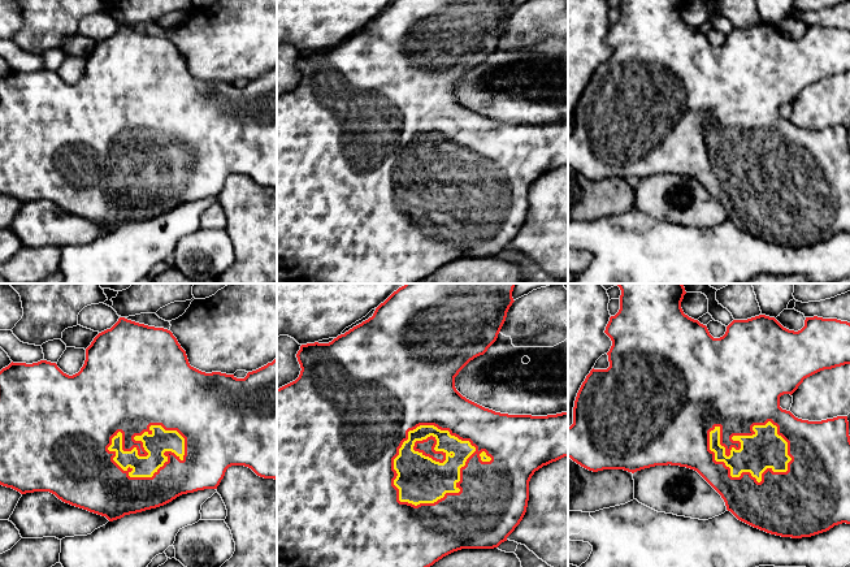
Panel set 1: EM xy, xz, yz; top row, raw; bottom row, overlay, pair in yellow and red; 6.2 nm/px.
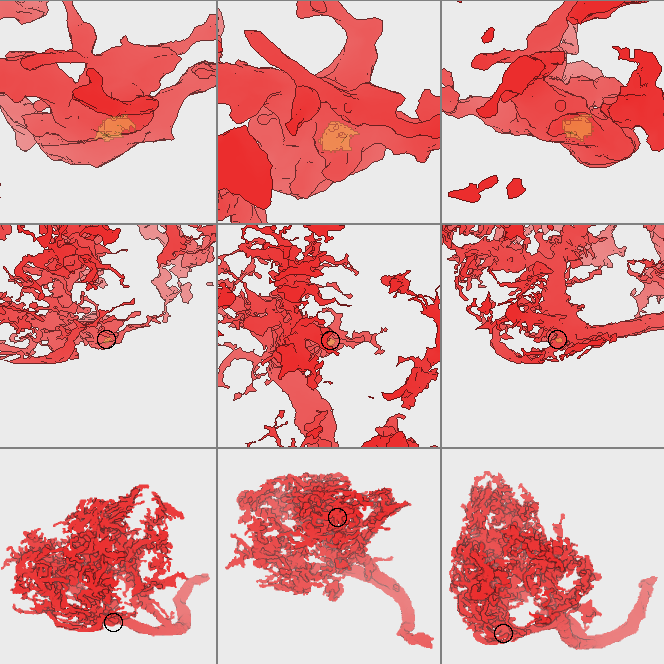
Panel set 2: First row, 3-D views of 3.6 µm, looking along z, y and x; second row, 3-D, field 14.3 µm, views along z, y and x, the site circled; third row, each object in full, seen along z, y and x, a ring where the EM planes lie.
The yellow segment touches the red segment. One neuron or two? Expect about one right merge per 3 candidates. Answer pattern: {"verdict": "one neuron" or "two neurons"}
{"verdict": "one neuron"}

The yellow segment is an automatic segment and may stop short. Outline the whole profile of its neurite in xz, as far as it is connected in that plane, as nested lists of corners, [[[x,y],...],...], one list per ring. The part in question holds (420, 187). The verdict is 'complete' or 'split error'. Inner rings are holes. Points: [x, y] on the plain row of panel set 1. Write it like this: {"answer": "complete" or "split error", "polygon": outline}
{"answer": "split error", "polygon": [[[394,0],[372,26],[329,52],[302,53],[299,86],[277,98],[277,282],[282,284],[417,284],[461,257],[494,257],[522,229],[529,190],[535,179],[568,165],[568,121],[547,125],[508,124],[485,117],[455,96],[455,86],[496,49],[513,12],[512,0]]]}

